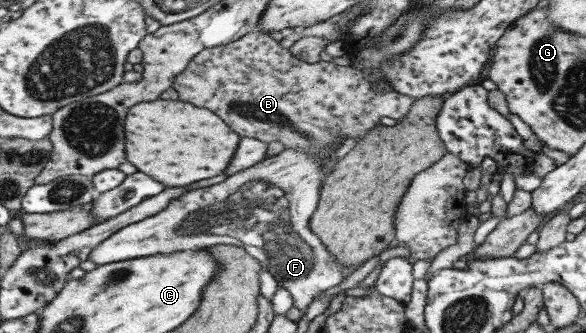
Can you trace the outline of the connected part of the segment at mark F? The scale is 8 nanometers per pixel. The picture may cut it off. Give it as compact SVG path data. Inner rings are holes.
M347 137L331 153L307 153L297 147L284 149L229 176L221 184L188 191L150 218L117 230L93 247L87 258L99 266L157 253L236 245L269 271L277 286L289 291L293 307L304 312L315 296L342 282L350 271L337 264L331 252L308 230L308 221L319 201L320 180L329 173L329 160L345 156L355 142L357 138ZM201 234L229 236L237 242L207 242Z

